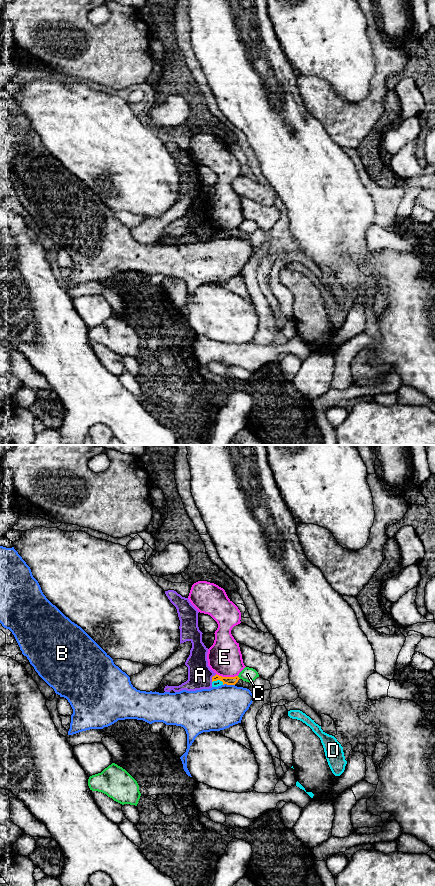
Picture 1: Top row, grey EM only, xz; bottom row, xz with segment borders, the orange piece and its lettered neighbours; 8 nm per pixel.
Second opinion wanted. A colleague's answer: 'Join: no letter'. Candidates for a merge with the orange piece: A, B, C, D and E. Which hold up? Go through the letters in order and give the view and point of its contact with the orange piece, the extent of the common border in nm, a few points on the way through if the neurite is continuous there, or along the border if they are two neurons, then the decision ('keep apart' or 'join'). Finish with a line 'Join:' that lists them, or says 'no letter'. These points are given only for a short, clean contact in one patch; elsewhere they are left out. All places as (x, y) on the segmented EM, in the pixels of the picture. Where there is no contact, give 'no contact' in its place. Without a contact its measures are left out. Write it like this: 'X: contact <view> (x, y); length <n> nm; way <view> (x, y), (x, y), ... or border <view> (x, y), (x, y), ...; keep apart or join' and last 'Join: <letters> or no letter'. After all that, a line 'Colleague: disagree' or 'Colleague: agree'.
A: contact xz (212, 677); length 80 nm; border xz (216, 674), (212, 677), (211, 681); keep apart
B: contact xz (228, 684); length 100 nm; border xz (234, 684), (223, 685); keep apart
C: contact xz (238, 677); length 40 nm; keep apart
D: contact xz (218, 679); length 100 nm; border xz (212, 682), (220, 680), (223, 684); keep apart
E: contact xz (227, 677); length 180 nm; keep apart
Join: no letter
Colleague: agree

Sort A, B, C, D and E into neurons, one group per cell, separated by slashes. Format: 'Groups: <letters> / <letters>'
Groups: A D / B / C / E

